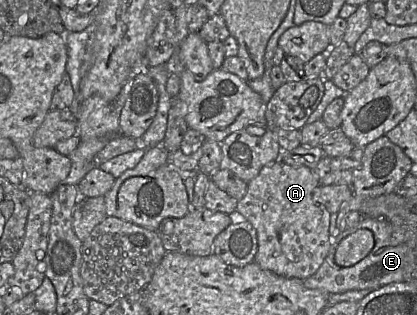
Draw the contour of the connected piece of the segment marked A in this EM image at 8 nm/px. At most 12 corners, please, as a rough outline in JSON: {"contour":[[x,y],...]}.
{"contour":[[278,161],[236,210],[257,232],[254,263],[317,272],[331,214],[312,169]]}

